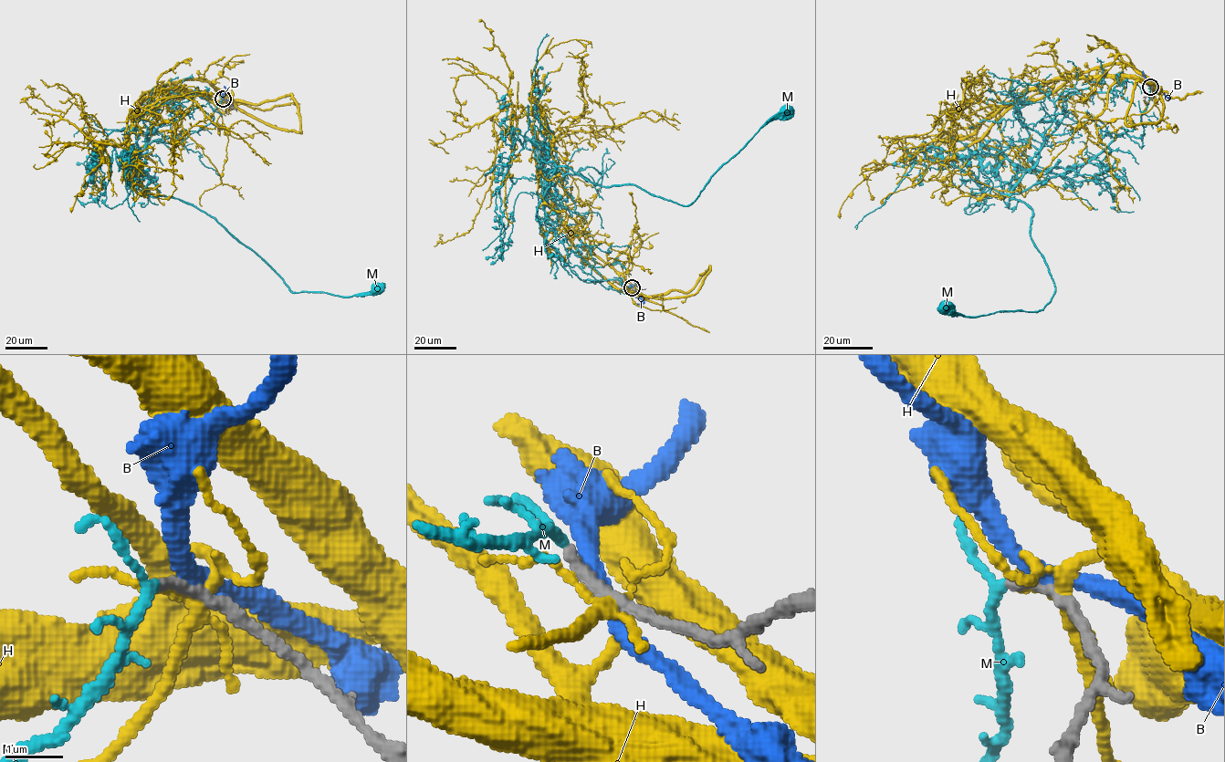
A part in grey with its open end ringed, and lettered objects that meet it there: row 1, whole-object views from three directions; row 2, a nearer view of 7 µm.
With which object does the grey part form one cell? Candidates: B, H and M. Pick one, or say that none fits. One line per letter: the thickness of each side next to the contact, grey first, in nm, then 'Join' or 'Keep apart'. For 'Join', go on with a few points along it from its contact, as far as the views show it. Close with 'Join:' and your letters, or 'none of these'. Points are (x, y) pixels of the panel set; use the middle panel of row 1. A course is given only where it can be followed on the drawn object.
B: Thickness 240 nm (grey) against 280 nm. Keep apart
H: Thickness 280 nm (grey) against 200 nm. Keep apart
M: Thickness 180 nm (grey) against 110 nm. Join. Its course: (632, 287), (581, 280), (546, 242), (537, 208), (554, 170), (688, 205), (784, 111)
Join: M

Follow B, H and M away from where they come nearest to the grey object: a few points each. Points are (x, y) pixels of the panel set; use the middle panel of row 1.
B: (633, 288), (643, 301), (634, 303)
H: (633, 289), (560, 216), (540, 141), (521, 107), (506, 107), (494, 121), (493, 179), (472, 227), (434, 245)
M: (632, 287), (581, 280), (546, 242), (537, 208), (554, 170), (688, 205), (784, 111)

